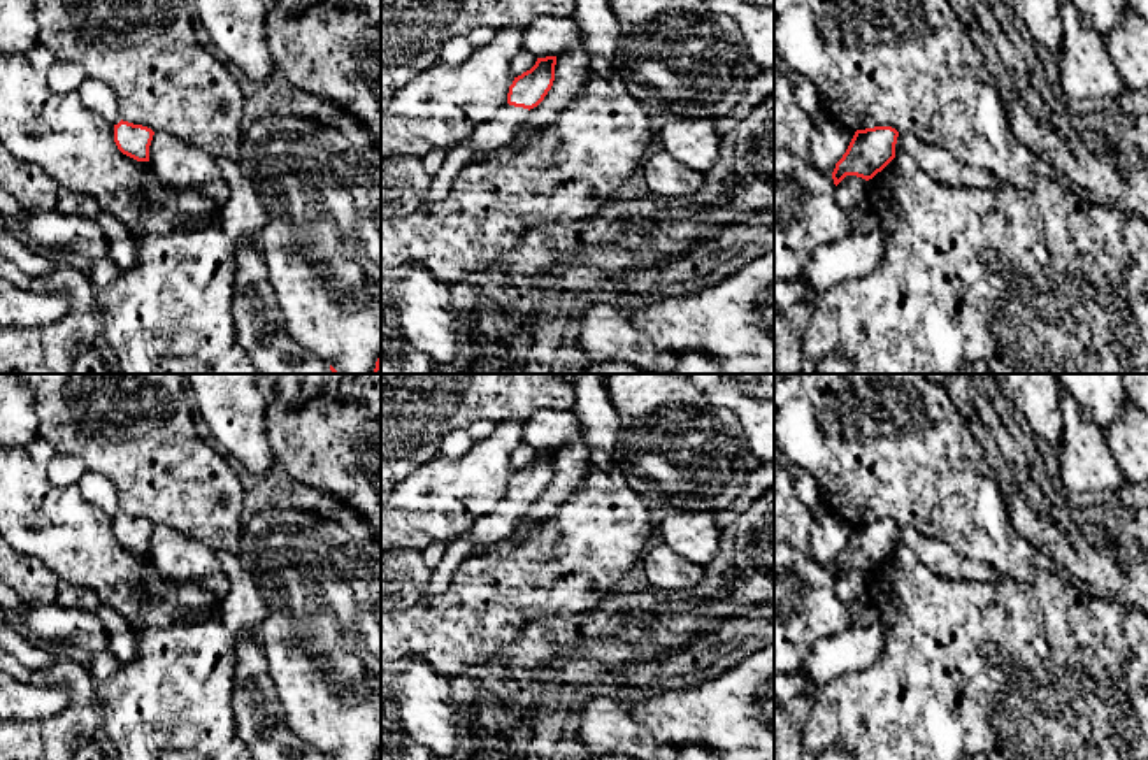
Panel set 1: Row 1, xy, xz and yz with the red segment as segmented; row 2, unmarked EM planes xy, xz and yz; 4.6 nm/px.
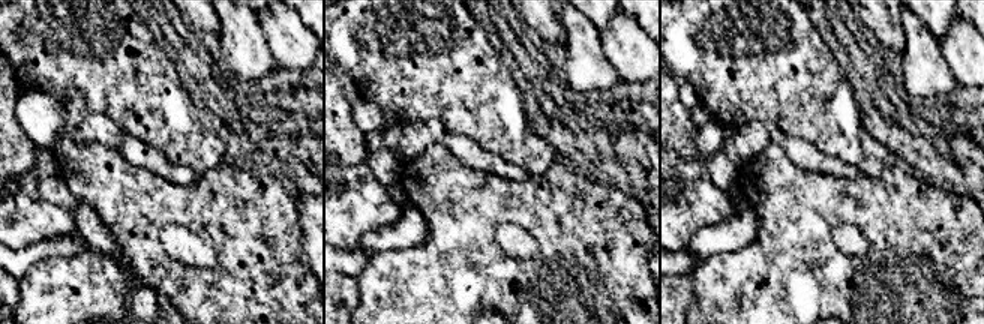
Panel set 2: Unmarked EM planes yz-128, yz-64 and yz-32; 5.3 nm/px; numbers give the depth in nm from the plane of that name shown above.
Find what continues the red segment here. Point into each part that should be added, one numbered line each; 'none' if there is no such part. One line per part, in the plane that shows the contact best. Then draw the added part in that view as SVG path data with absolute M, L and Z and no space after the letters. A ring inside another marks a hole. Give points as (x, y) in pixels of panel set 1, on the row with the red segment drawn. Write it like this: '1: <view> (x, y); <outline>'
1: xz (506, 125); M504 105L500 107L490 121L484 121L476 126L472 133L472 160L484 158L493 149L513 144L513 140L521 132L528 118L528 109Z

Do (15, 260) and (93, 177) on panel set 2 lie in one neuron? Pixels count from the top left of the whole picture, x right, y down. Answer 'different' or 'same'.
different

